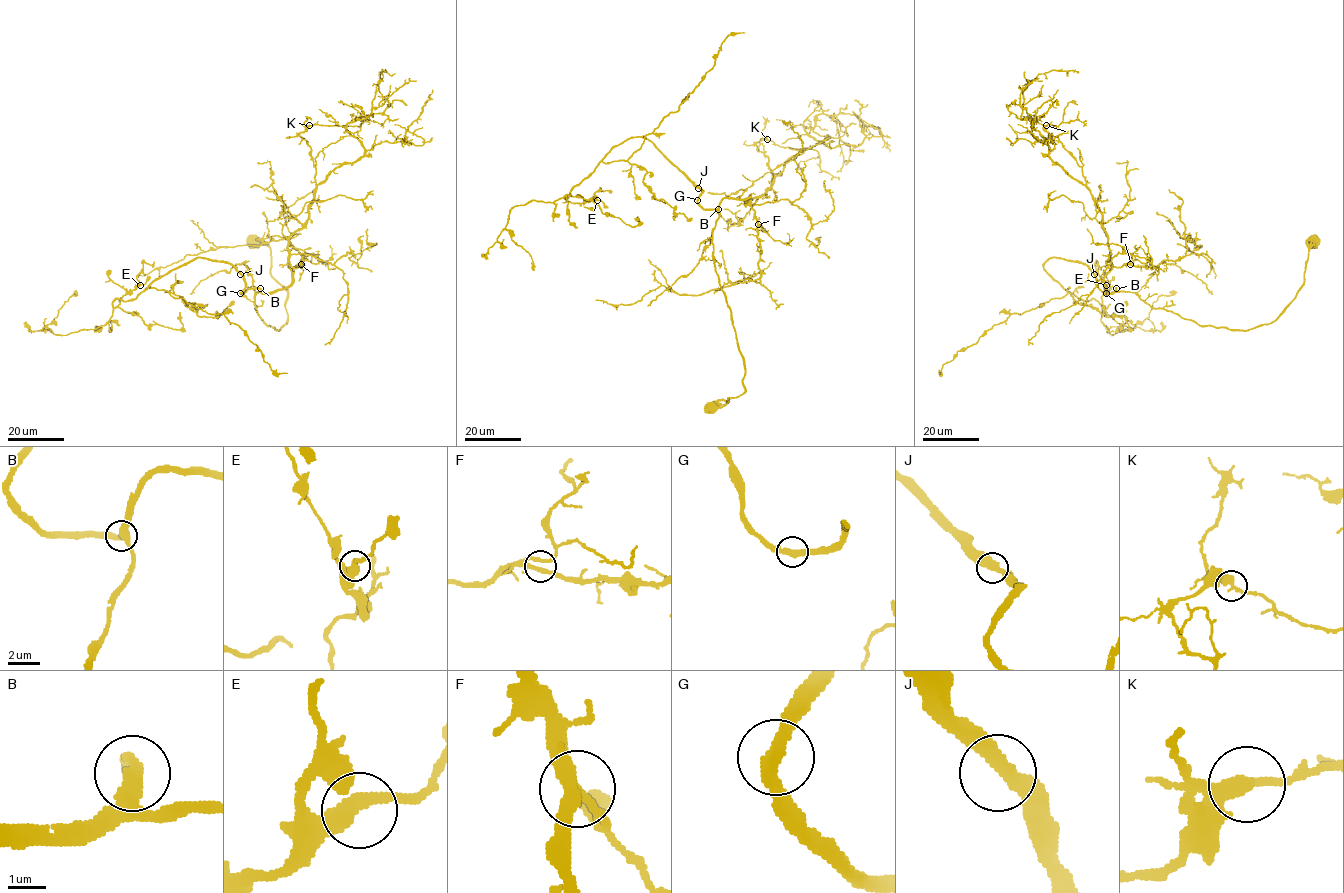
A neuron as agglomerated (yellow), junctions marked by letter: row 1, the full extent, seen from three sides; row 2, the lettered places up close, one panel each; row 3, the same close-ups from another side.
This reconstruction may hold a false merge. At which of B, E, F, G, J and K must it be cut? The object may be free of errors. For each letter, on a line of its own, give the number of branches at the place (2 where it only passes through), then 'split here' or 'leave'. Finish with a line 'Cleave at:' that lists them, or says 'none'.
B: branches 2; leave
E: branches 2; leave
F: branches 2; leave
G: branches 2; leave
J: branches 2; leave
K: branches 2; leave
Cleave at: none

